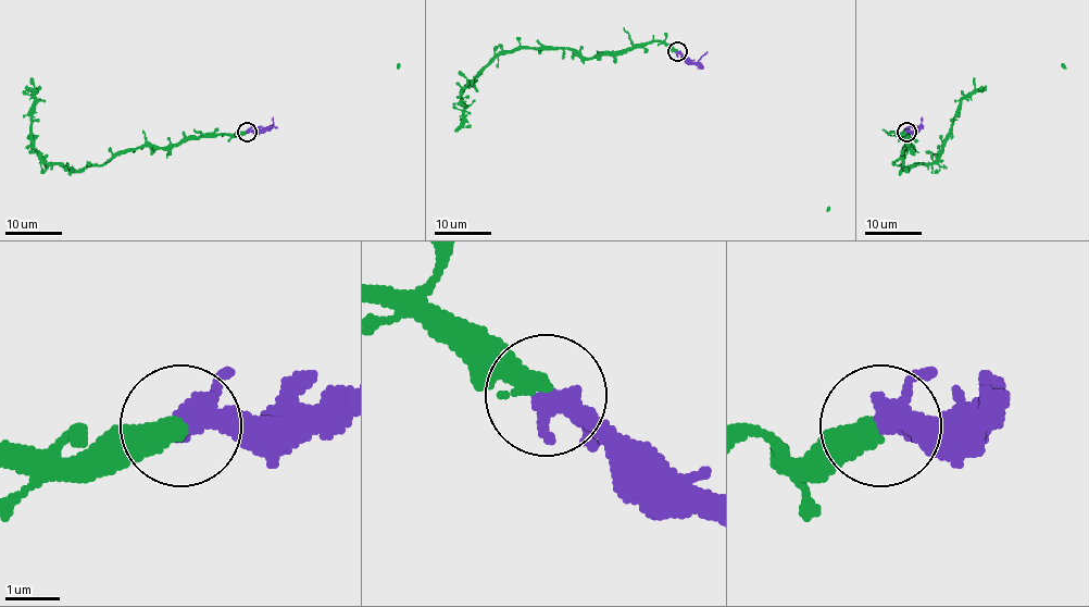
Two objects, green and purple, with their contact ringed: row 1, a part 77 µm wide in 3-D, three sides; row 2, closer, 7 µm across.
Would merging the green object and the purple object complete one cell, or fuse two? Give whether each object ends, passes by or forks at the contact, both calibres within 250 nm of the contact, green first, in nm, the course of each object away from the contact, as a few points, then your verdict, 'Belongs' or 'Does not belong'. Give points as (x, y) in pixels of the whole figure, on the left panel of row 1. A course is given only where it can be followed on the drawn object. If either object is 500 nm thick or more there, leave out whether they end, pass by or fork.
At the ring green ends. At the ring purple passes by. Thickness 440 nm (green) against 340 nm. Course of green: (248, 131), (127, 148), (101, 164), (70, 170), (48, 164), (34, 147), (34, 101), (27, 85). Course of purple: (248, 131), (268, 126), (273, 122), (272, 116). Belongs

